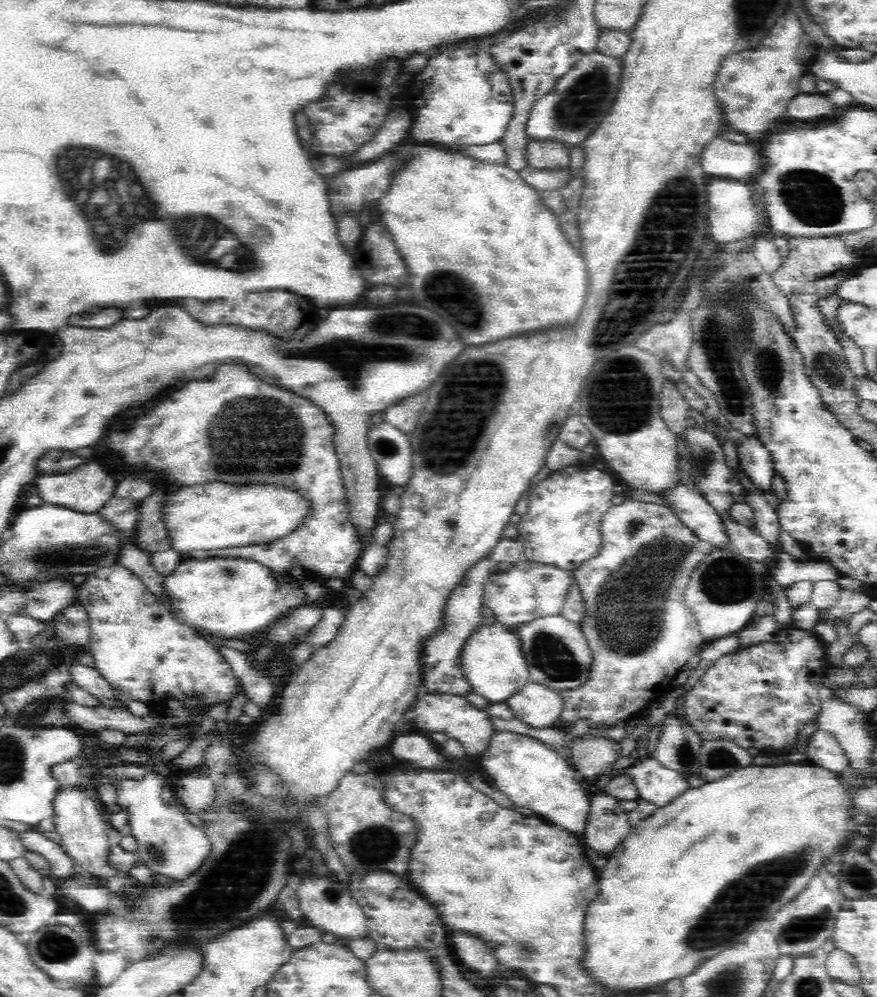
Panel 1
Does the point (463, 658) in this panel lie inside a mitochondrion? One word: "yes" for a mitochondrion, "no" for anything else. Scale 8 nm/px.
no

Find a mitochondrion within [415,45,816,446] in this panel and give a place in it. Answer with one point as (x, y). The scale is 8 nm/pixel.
(649, 268)

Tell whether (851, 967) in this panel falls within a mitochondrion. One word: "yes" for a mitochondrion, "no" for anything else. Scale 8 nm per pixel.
no

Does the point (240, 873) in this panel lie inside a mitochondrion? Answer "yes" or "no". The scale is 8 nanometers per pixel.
yes

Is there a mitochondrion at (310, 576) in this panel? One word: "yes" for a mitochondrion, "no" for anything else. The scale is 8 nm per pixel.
no

